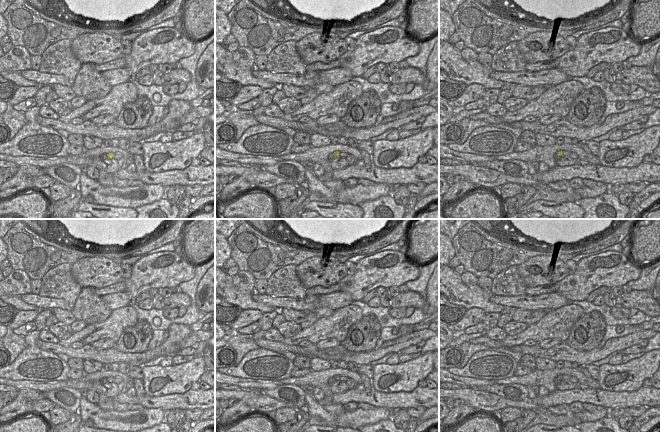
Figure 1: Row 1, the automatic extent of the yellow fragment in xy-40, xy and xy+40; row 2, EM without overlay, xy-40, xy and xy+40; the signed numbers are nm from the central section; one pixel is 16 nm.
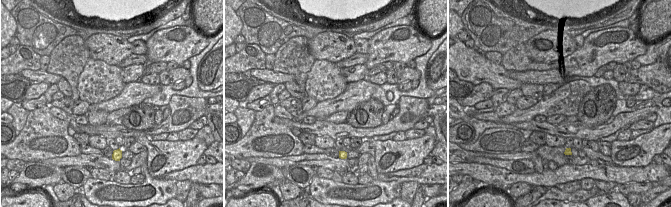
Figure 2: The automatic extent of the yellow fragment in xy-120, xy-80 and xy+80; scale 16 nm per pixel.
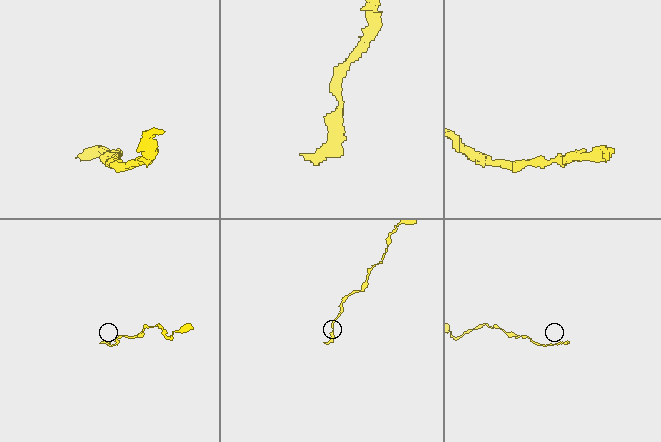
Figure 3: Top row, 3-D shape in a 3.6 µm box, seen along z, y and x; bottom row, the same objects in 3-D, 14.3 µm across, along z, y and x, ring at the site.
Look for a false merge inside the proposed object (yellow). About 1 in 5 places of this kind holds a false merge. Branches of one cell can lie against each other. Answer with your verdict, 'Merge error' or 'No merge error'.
No merge error

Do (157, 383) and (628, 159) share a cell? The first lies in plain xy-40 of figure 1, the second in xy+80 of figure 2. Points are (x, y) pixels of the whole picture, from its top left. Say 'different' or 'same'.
same

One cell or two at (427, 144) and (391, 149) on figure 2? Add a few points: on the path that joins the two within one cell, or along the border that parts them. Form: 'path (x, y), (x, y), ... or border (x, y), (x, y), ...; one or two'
path (418, 149), (400, 149); one

